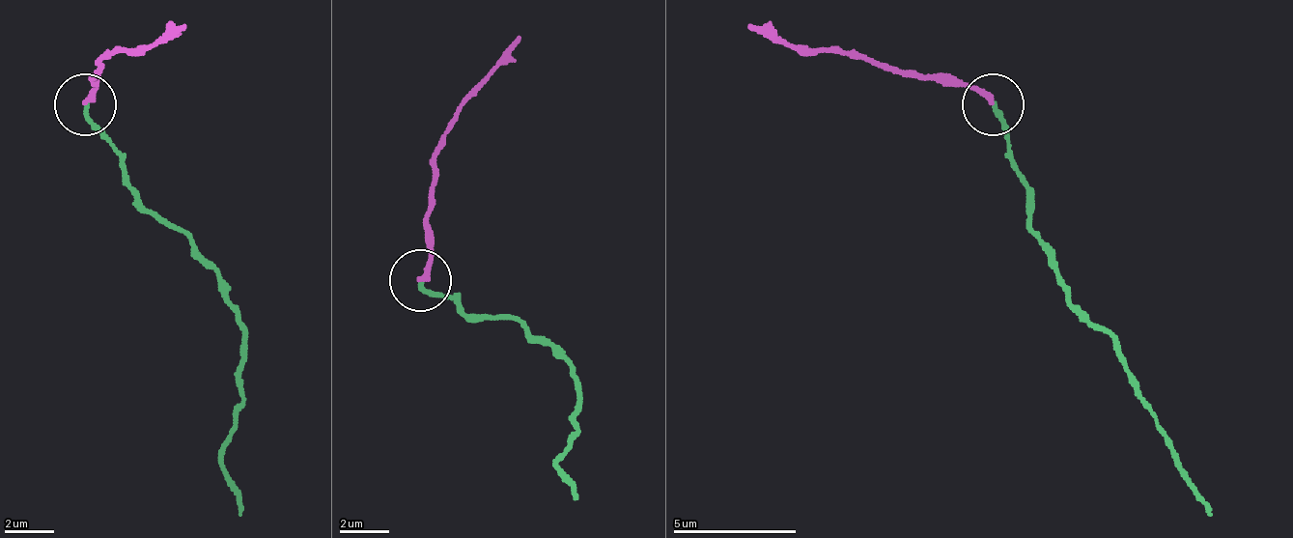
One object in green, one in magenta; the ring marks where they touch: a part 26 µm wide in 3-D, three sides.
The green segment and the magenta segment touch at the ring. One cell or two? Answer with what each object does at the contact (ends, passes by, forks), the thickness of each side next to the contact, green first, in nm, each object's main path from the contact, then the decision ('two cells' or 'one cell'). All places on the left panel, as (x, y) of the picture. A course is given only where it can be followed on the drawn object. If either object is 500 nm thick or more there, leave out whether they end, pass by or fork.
green ends there; magenta ends there; 190 nm thick on the green side, 240 nm on the other; green runs (84, 102), (133, 195), (177, 226), (238, 313), (244, 344), (244, 406), (220, 467), (238, 517); magenta runs (84, 102), (97, 84), (102, 60), (139, 53), (182, 22); two cells

